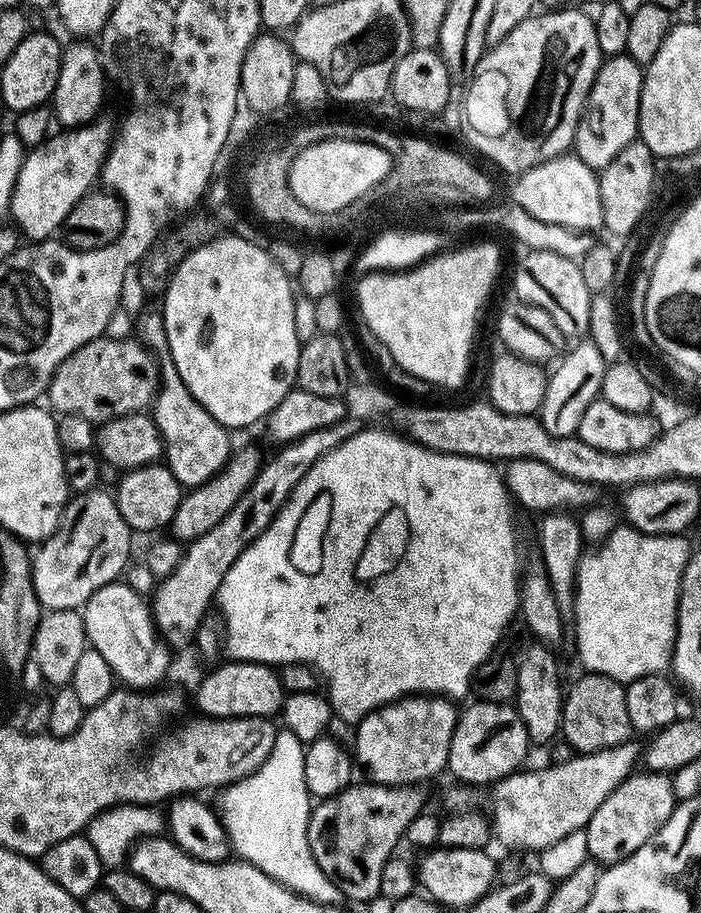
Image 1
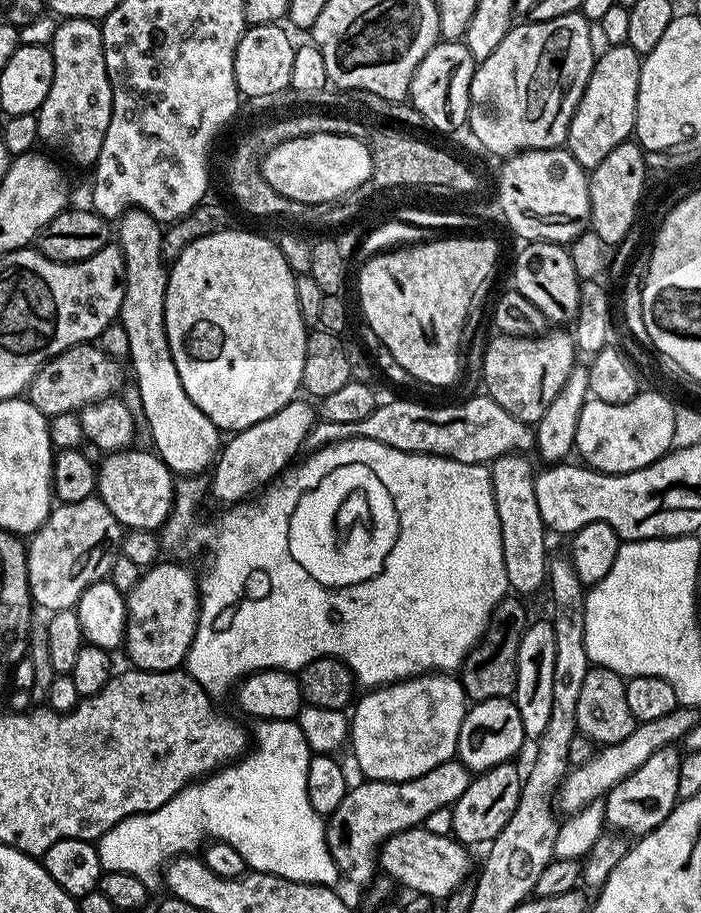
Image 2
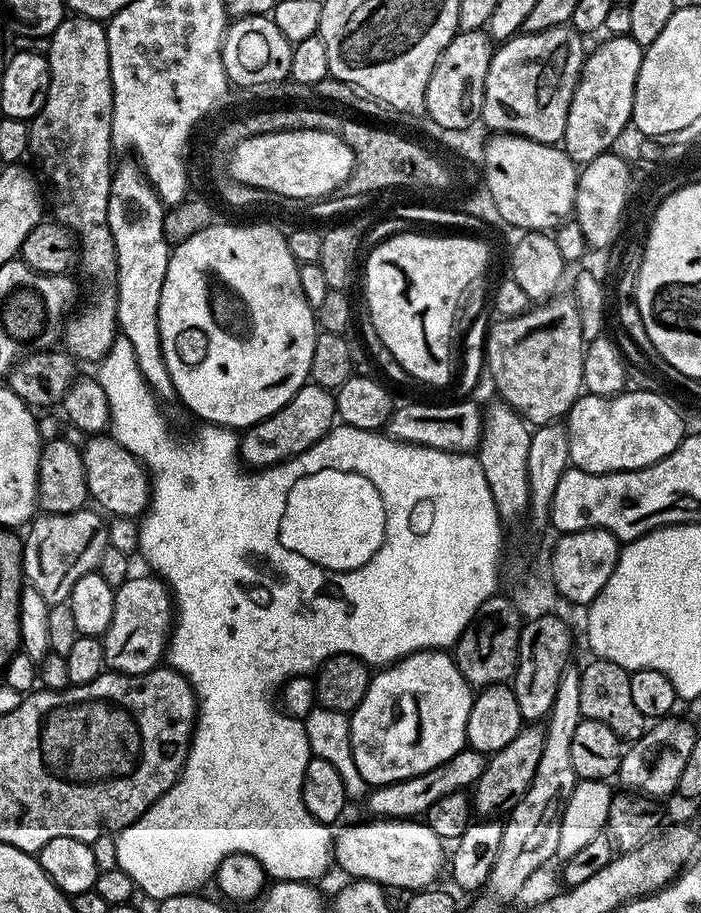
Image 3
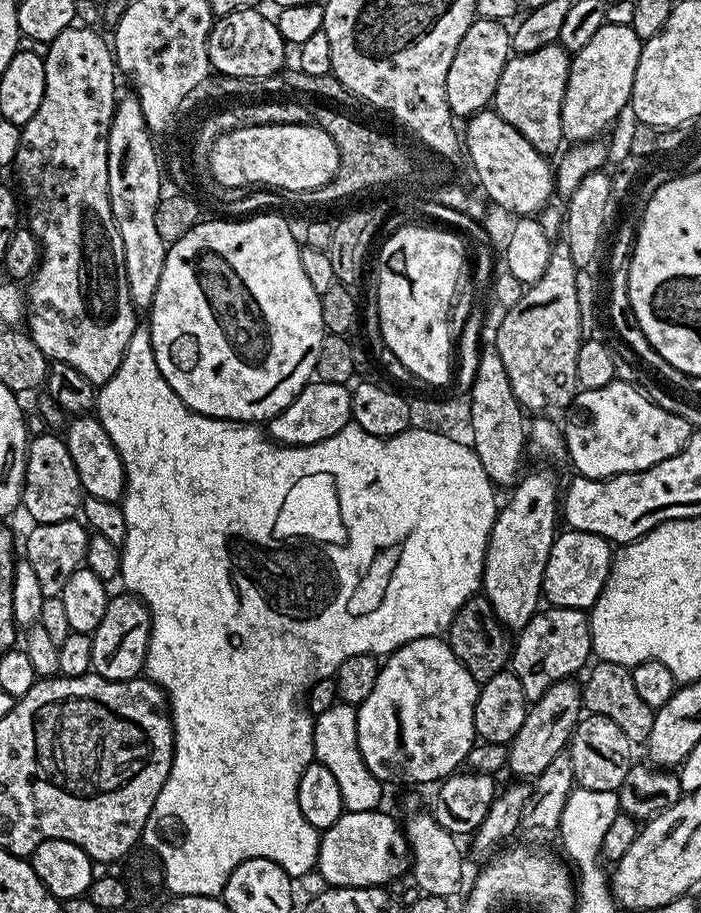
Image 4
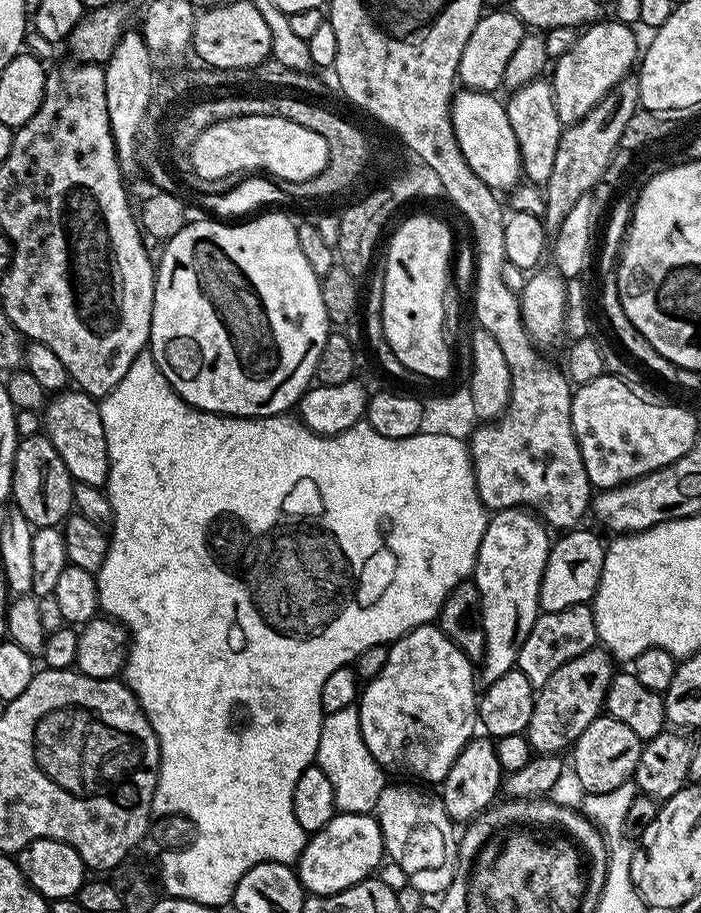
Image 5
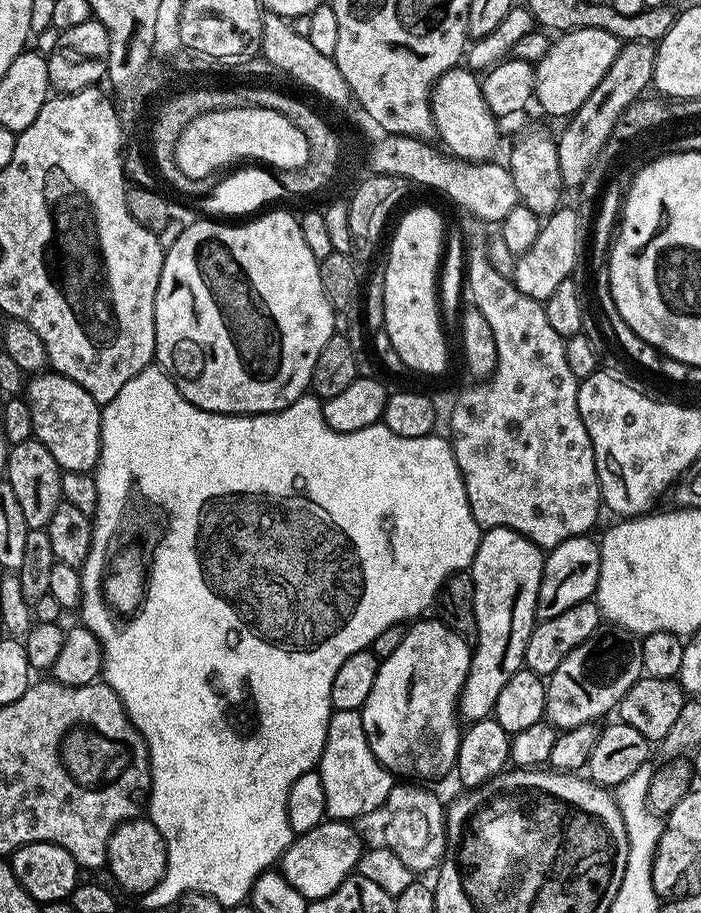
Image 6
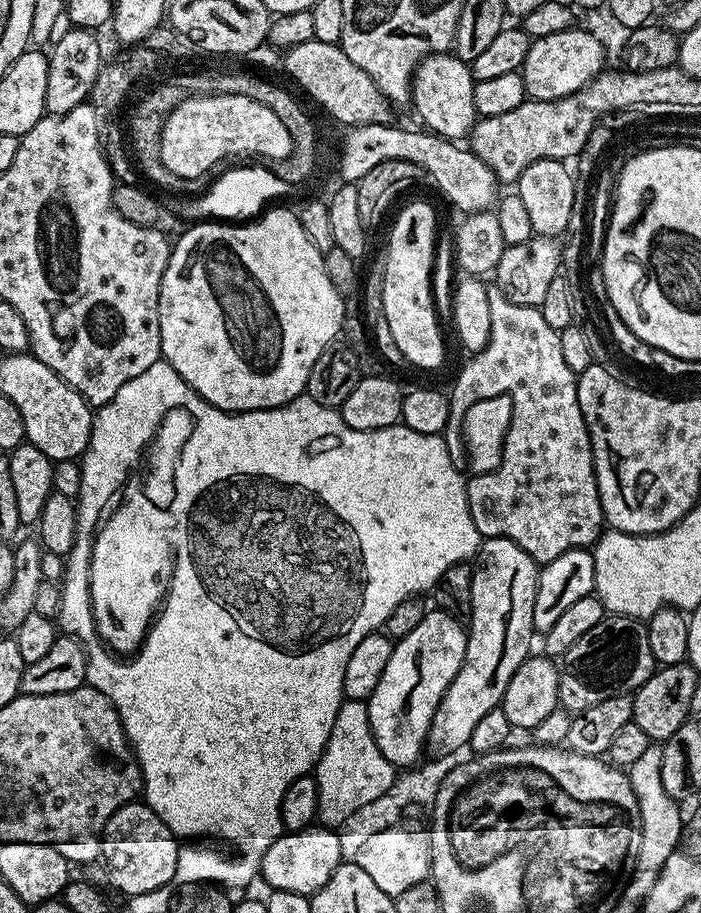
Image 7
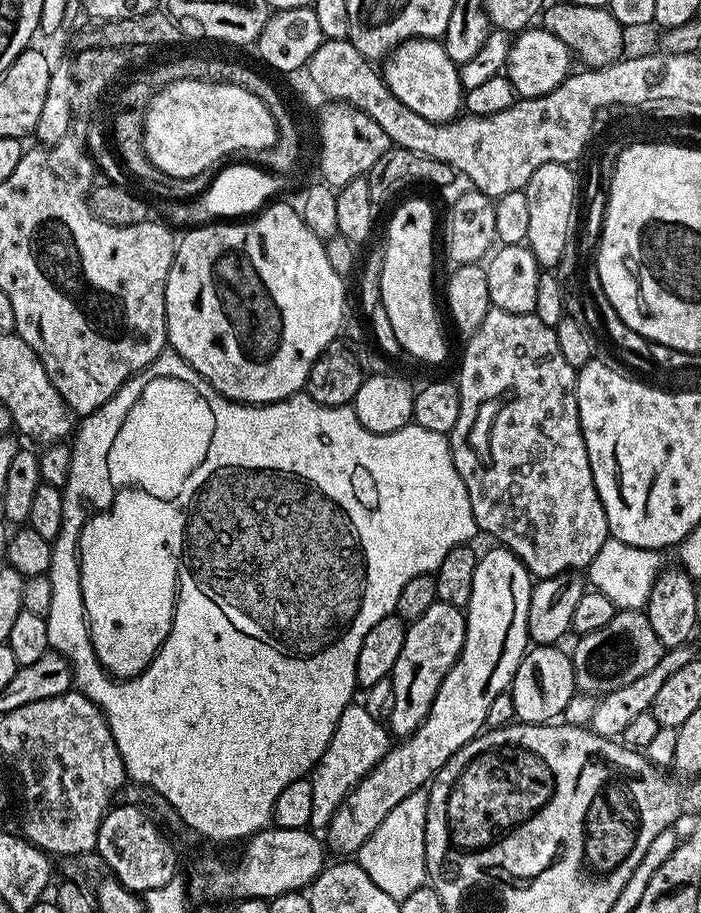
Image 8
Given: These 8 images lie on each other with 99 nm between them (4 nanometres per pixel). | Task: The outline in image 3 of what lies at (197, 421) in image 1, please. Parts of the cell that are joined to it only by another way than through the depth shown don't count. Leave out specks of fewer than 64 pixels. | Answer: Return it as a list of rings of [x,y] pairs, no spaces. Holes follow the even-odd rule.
[[[124,158],[121,164],[119,161],[112,174],[108,199],[108,229],[114,238],[116,251],[116,327],[119,335],[126,337],[130,346],[134,346],[134,358],[138,362],[138,370],[142,370],[142,378],[146,378],[161,401],[167,402],[176,396],[176,388],[172,385],[170,370],[166,370],[166,358],[162,354],[158,330],[158,306],[162,302],[162,282],[166,282],[166,266],[170,255],[170,245],[162,230],[165,211],[164,201],[152,189],[151,182],[144,177],[139,167],[128,158]]]

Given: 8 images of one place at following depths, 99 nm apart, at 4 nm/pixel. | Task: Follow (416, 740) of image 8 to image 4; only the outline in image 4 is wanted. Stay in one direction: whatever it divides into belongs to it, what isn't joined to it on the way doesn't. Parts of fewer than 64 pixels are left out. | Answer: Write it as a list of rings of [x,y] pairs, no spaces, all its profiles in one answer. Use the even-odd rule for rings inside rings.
[[[528,472],[521,475],[518,483],[511,489],[508,501],[503,501],[502,507],[496,513],[496,521],[488,539],[488,549],[484,555],[484,579],[482,581],[483,595],[488,597],[494,614],[500,623],[508,630],[519,630],[530,622],[530,618],[542,604],[542,589],[544,587],[544,571],[552,542],[558,532],[558,488],[556,480],[548,472]]]

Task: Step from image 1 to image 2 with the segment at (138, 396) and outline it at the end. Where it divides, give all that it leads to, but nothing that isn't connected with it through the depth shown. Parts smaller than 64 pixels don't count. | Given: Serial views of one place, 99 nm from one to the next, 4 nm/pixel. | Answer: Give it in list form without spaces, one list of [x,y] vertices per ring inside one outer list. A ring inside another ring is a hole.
[[[92,342],[75,344],[41,366],[28,384],[26,399],[49,418],[54,414],[79,413],[80,409],[90,406],[90,402],[116,396],[124,384],[124,376],[126,380],[125,365],[117,357],[108,355],[103,348]]]

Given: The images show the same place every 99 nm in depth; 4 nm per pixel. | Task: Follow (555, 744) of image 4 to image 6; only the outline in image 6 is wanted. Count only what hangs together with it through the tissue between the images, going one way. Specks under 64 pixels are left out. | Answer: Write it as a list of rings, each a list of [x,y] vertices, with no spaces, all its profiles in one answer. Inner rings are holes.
[[[605,625],[597,630],[586,642],[574,646],[562,662],[558,662],[558,670],[547,677],[544,693],[544,715],[553,725],[572,729],[583,724],[593,724],[608,711],[615,709],[621,698],[644,676],[642,666],[642,650],[640,640],[633,633]]]

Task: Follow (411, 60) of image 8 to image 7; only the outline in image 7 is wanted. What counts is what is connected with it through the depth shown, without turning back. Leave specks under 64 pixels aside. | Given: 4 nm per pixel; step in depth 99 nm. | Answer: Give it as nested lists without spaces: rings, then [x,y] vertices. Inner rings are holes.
[[[437,54],[426,57],[416,68],[416,74],[412,78],[411,107],[416,107],[418,115],[424,119],[423,127],[427,131],[436,133],[447,140],[460,142],[471,133],[478,119],[474,106],[474,81],[472,69],[465,61],[459,60],[454,54]]]

